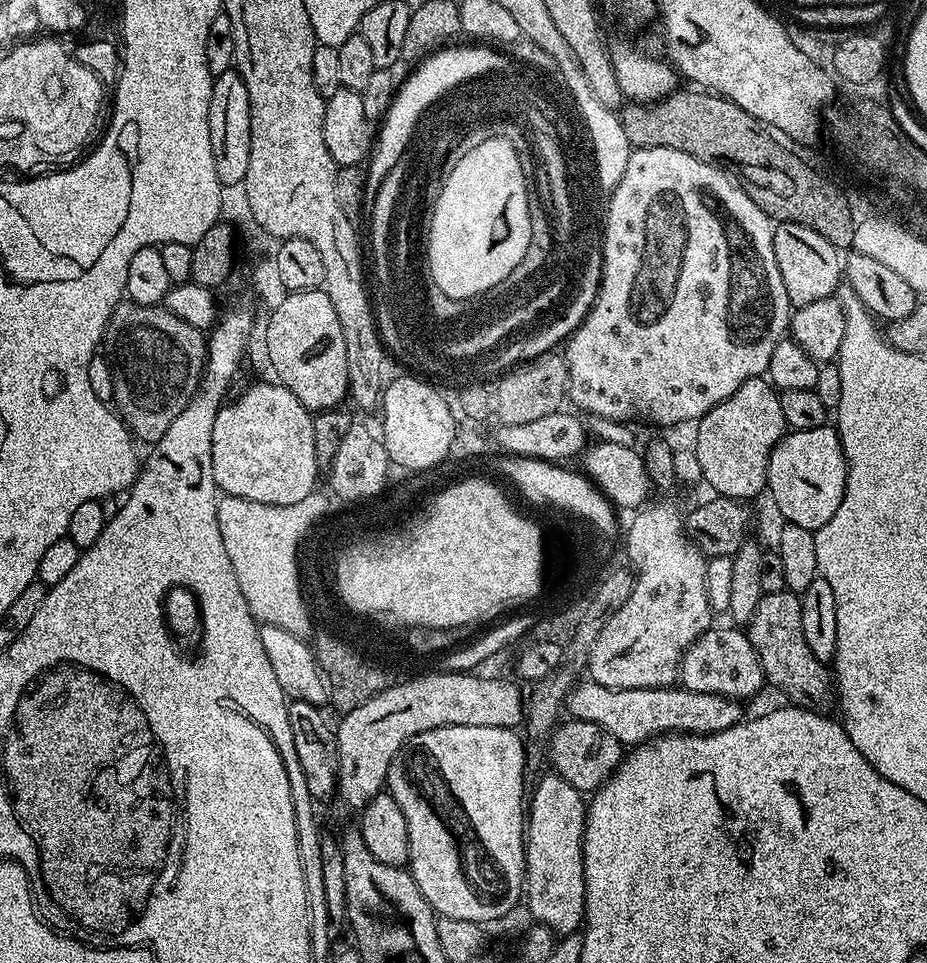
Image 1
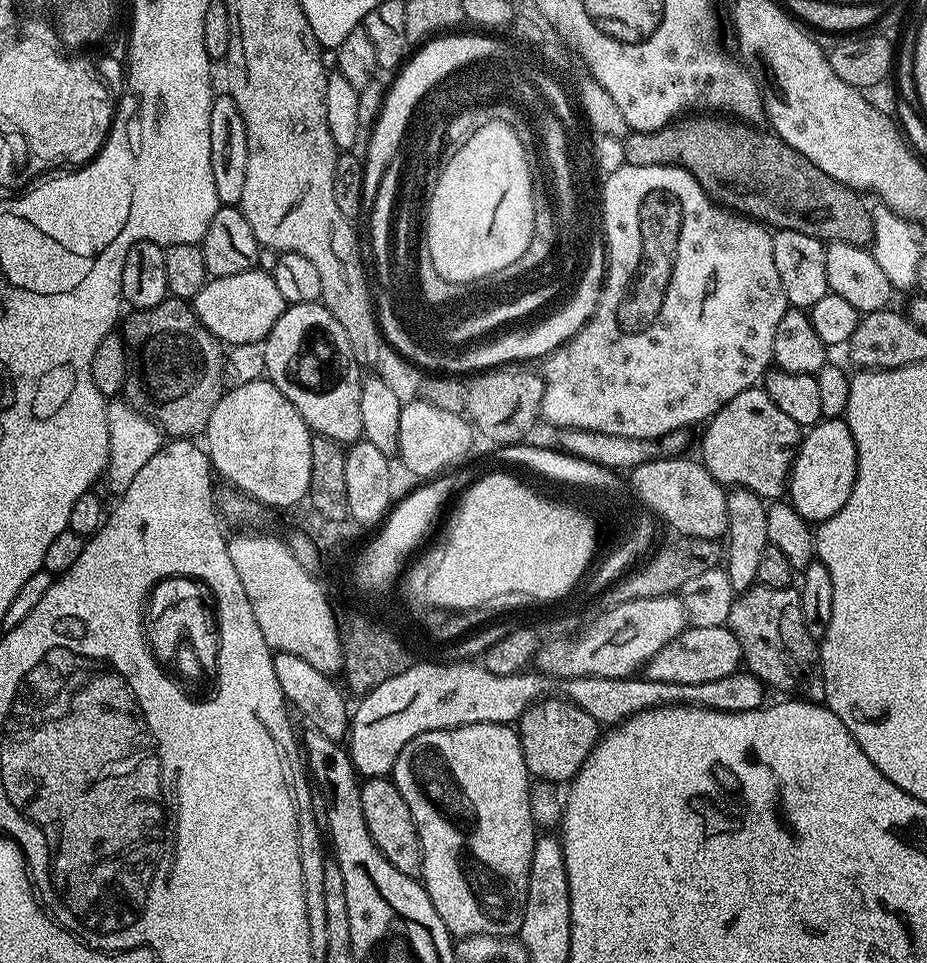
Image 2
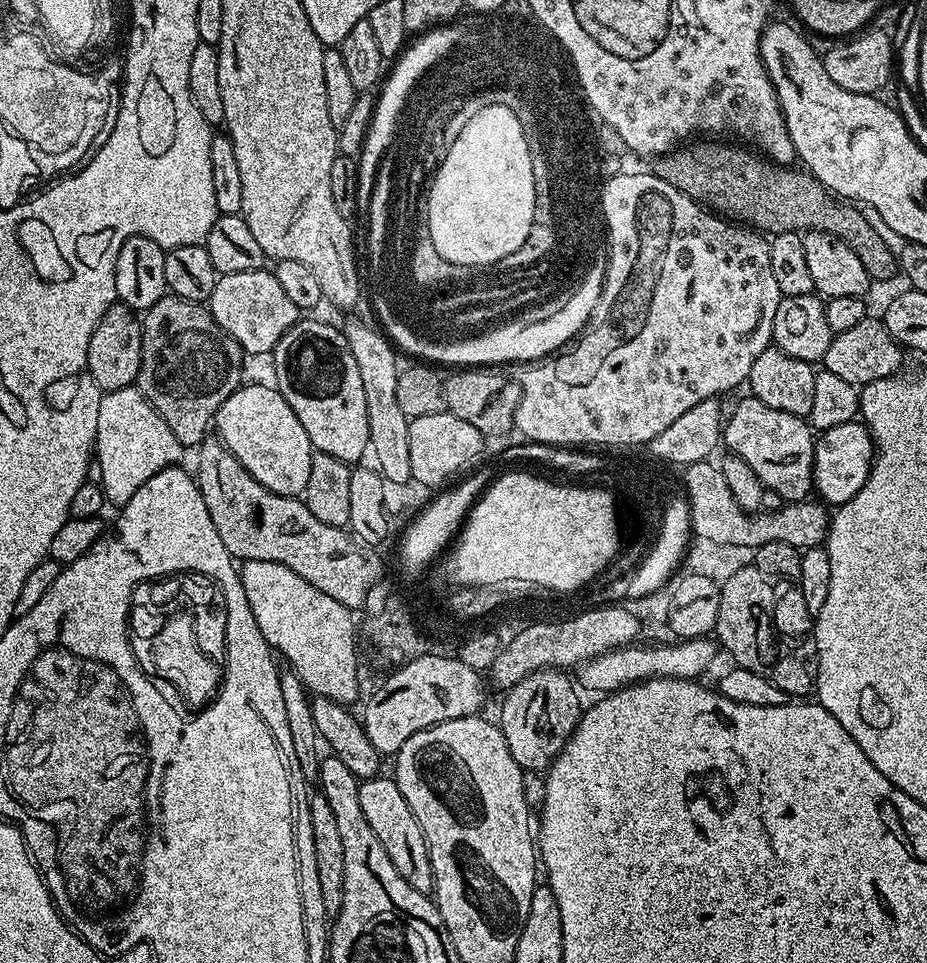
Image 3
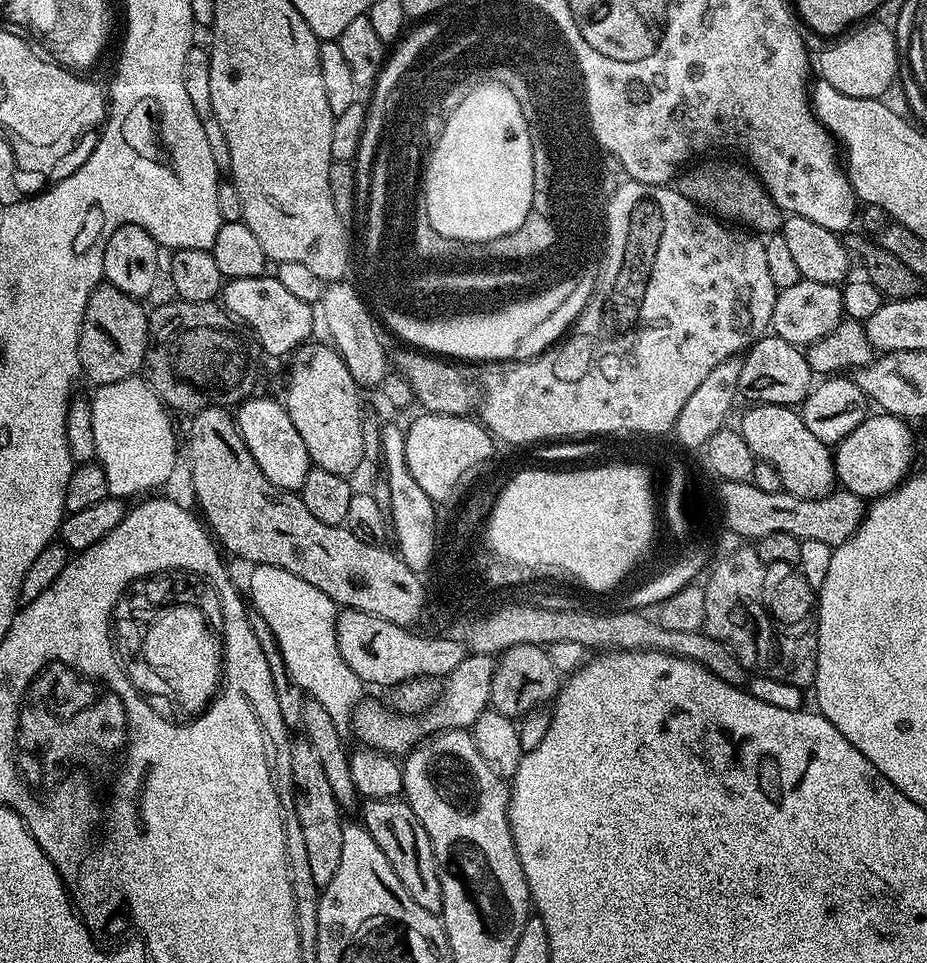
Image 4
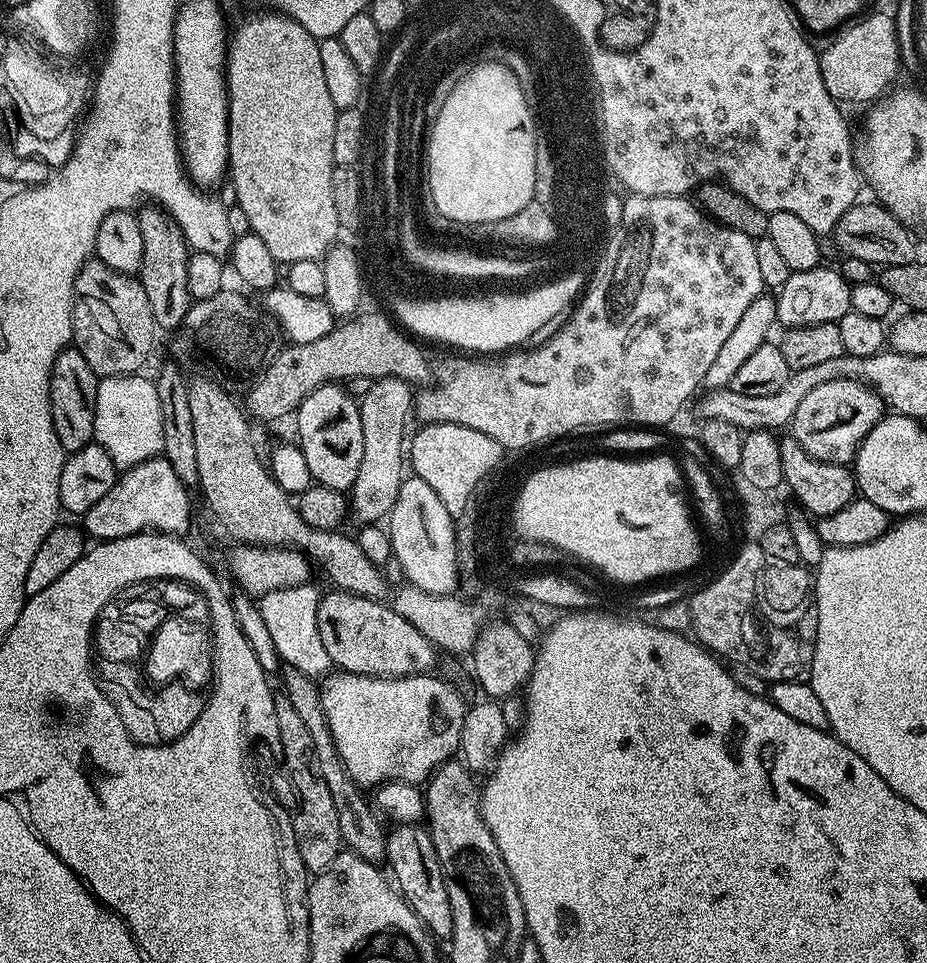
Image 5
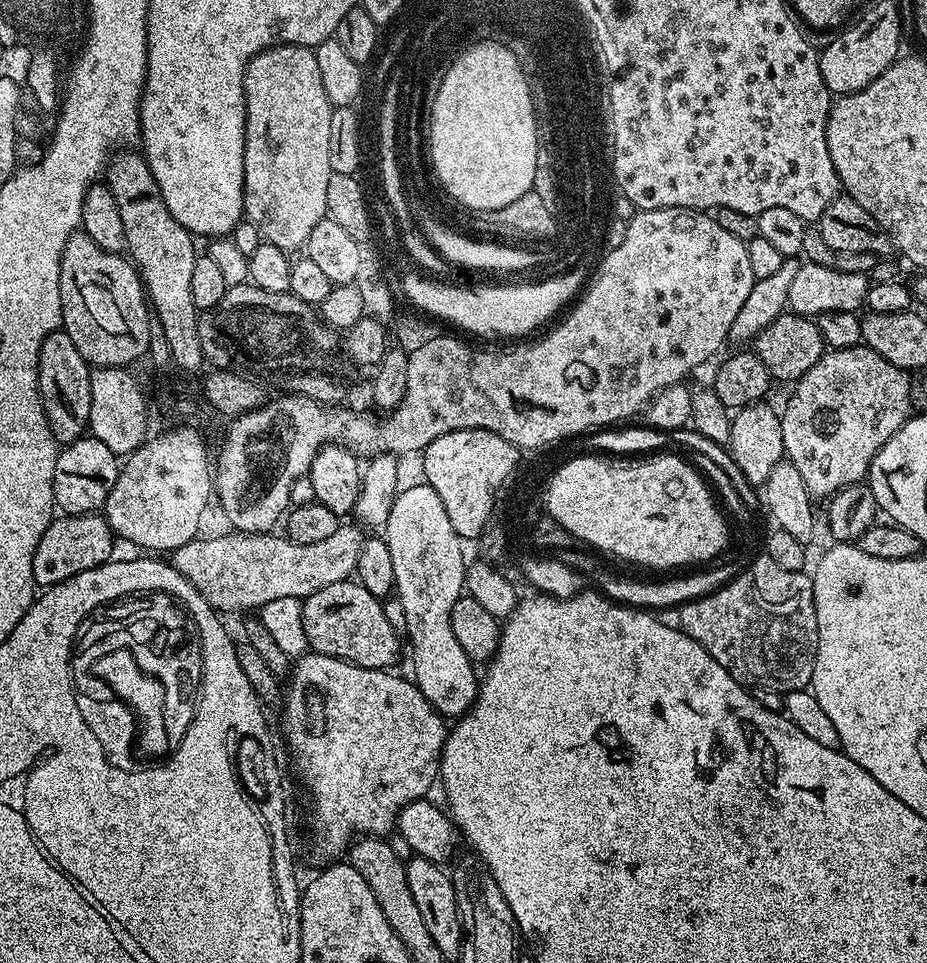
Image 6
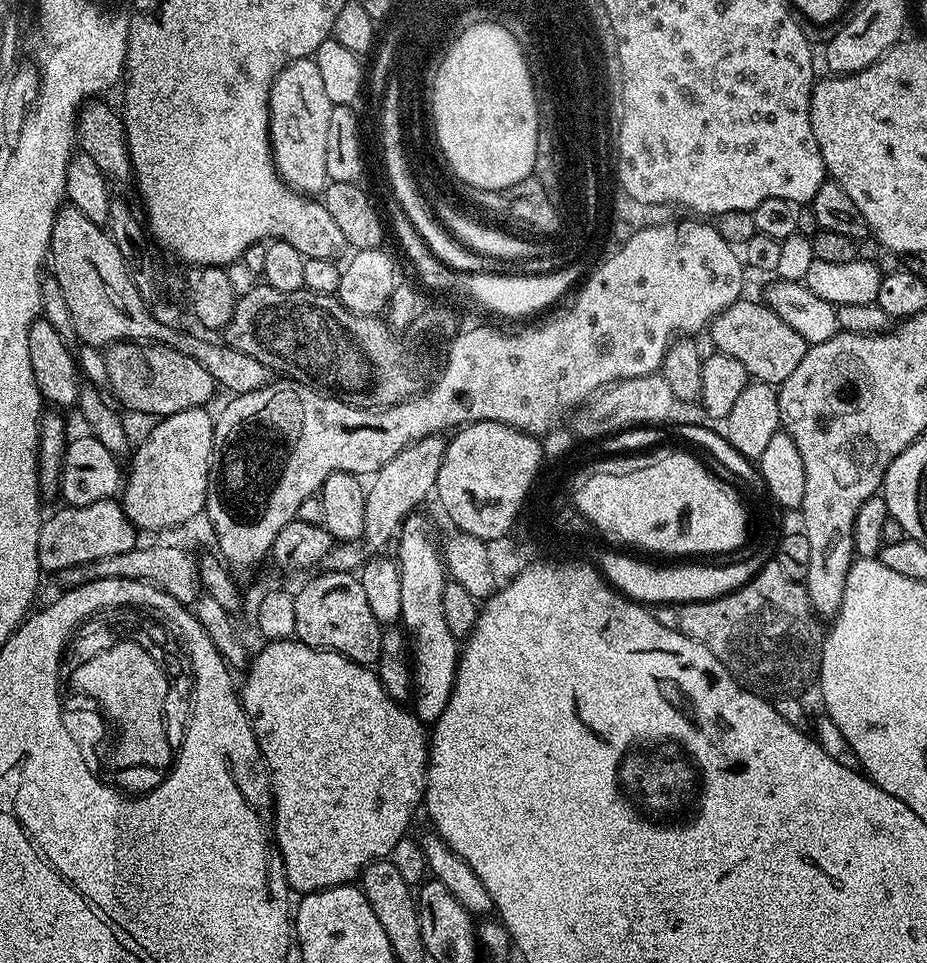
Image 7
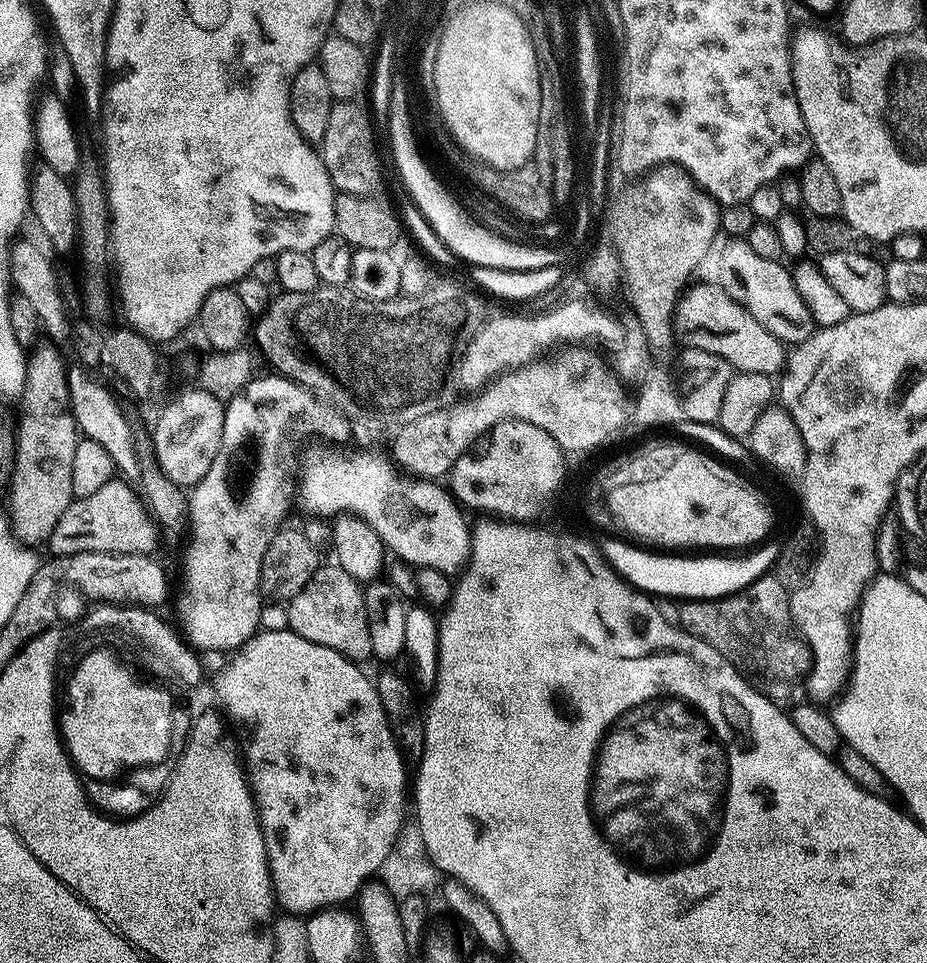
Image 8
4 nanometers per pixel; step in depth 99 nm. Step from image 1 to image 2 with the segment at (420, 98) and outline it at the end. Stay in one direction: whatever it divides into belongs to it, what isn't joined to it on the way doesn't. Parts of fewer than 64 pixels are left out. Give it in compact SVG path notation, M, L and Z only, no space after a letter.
M441 34L427 41L419 50L413 51L407 63L399 69L396 78L400 81L400 88L396 88L396 96L400 96L400 100L396 100L396 104L386 104L388 112L380 111L380 116L370 132L372 137L368 140L368 153L363 153L362 156L364 181L362 182L362 202L360 203L361 217L370 216L374 208L374 200L378 195L379 182L386 174L396 152L401 148L409 116L412 115L412 111L408 108L408 104L412 104L412 96L424 96L431 91L432 80L436 80L436 76L440 76L440 72L448 72L448 68L452 68L452 64L464 64L464 60L472 60L472 56L480 56L480 52L484 52L484 56L488 56L488 52L492 52L492 42L496 37L492 34L456 35L460 34Z

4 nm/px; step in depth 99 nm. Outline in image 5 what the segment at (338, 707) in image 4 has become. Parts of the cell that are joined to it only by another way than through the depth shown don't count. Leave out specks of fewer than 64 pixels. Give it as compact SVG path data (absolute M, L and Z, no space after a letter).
M309 582L274 590L259 597L258 605L263 621L270 630L270 637L274 640L279 659L308 677L320 678L333 667L333 662L330 654L326 654L326 646L322 646L322 638L318 635L318 606L322 592L314 585L315 583Z

